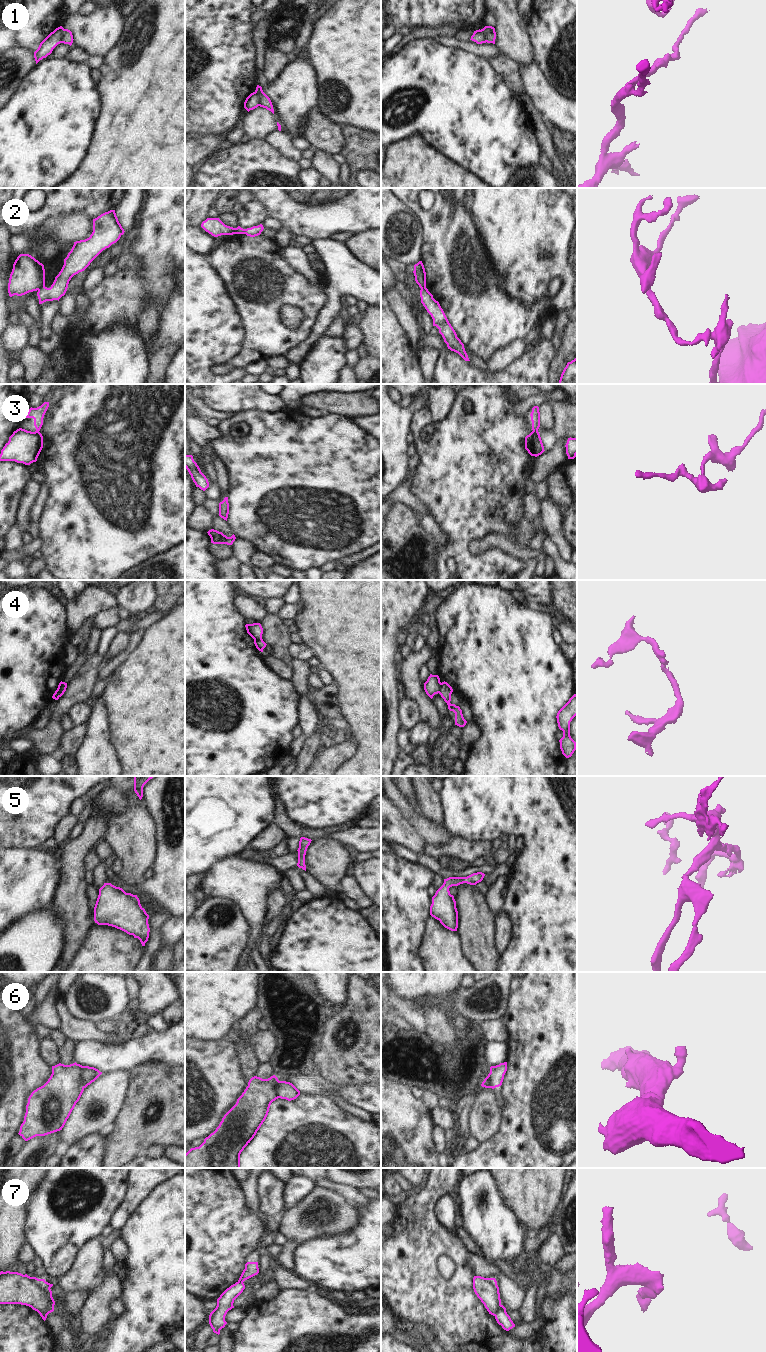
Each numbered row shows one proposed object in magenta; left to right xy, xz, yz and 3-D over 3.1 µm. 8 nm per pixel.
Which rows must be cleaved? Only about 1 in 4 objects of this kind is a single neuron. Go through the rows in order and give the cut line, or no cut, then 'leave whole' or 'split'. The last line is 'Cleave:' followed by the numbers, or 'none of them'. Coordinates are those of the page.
1: yz (482, 29), (486, 32), (485, 41) | split
2: xy (44, 286), (38, 290) | split
3: yz (537, 430), (532, 431) | split
4: yz (442, 683), (438, 692) | split
5: no cut | leave whole
6: xy (84, 1066), (83, 1087) | split
7: yz (501, 1305), (494, 1315) | split
Cleave: 1, 2, 3, 4, 6, 7

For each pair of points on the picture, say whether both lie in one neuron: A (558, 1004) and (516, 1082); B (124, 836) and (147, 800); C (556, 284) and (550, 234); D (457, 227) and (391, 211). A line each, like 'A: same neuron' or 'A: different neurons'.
A: same neuron
B: different neurons
C: different neurons
D: different neurons

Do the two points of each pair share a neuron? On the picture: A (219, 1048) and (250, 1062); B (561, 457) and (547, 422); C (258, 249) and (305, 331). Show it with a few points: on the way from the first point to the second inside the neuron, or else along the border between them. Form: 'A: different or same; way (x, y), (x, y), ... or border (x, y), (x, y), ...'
A: different; border (236, 1044), (239, 1050), (241, 1070), (248, 1079)
B: different; border (552, 405), (553, 429)
C: same; way (272, 269), (308, 305), (308, 311)

